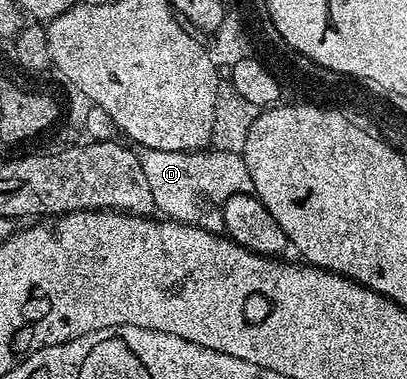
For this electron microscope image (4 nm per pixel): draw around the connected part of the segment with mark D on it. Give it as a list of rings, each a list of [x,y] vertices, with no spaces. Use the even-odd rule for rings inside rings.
[[[137,146],[135,152],[151,191],[154,209],[170,221],[198,225],[204,230],[220,233],[224,229],[221,213],[213,210],[209,214],[205,199],[219,206],[233,195],[253,193],[254,181],[242,153],[214,148],[168,152],[146,146]]]

